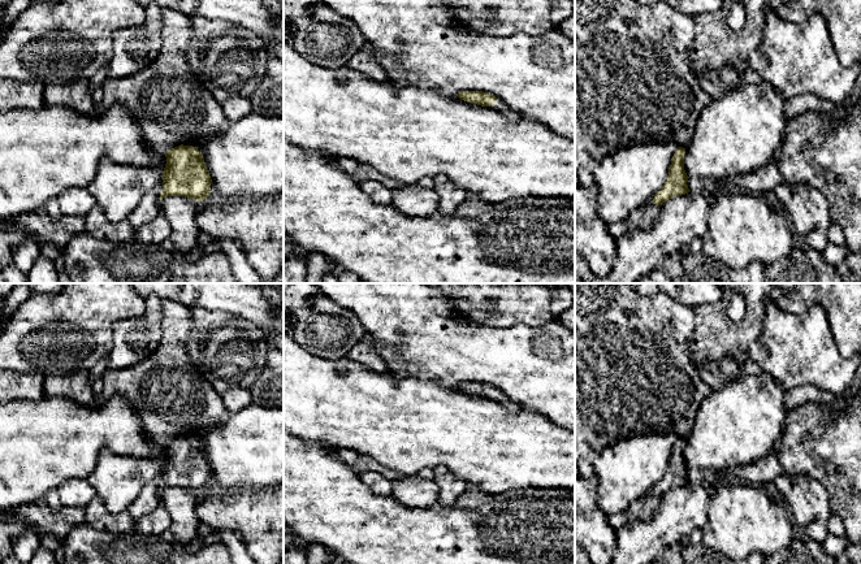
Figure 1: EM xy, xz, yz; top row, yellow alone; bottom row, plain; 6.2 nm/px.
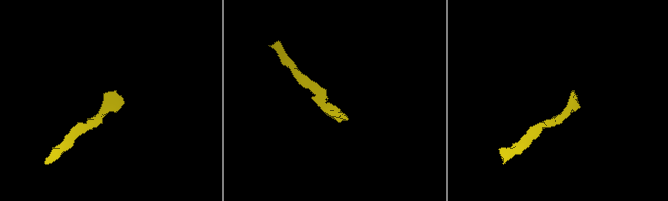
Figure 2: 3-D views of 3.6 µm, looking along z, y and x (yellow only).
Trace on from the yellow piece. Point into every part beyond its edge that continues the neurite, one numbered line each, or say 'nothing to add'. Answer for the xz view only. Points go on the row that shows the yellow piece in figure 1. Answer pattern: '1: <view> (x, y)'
1: xz (500, 105)

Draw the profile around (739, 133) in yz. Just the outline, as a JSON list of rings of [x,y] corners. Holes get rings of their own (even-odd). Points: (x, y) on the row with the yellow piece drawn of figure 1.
[[[769,82],[741,84],[722,97],[711,100],[700,113],[685,148],[687,175],[724,181],[766,166],[787,136],[788,118],[783,105],[784,97]]]

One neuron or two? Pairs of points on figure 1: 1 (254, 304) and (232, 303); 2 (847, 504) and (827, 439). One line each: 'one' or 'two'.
1: one
2: one

